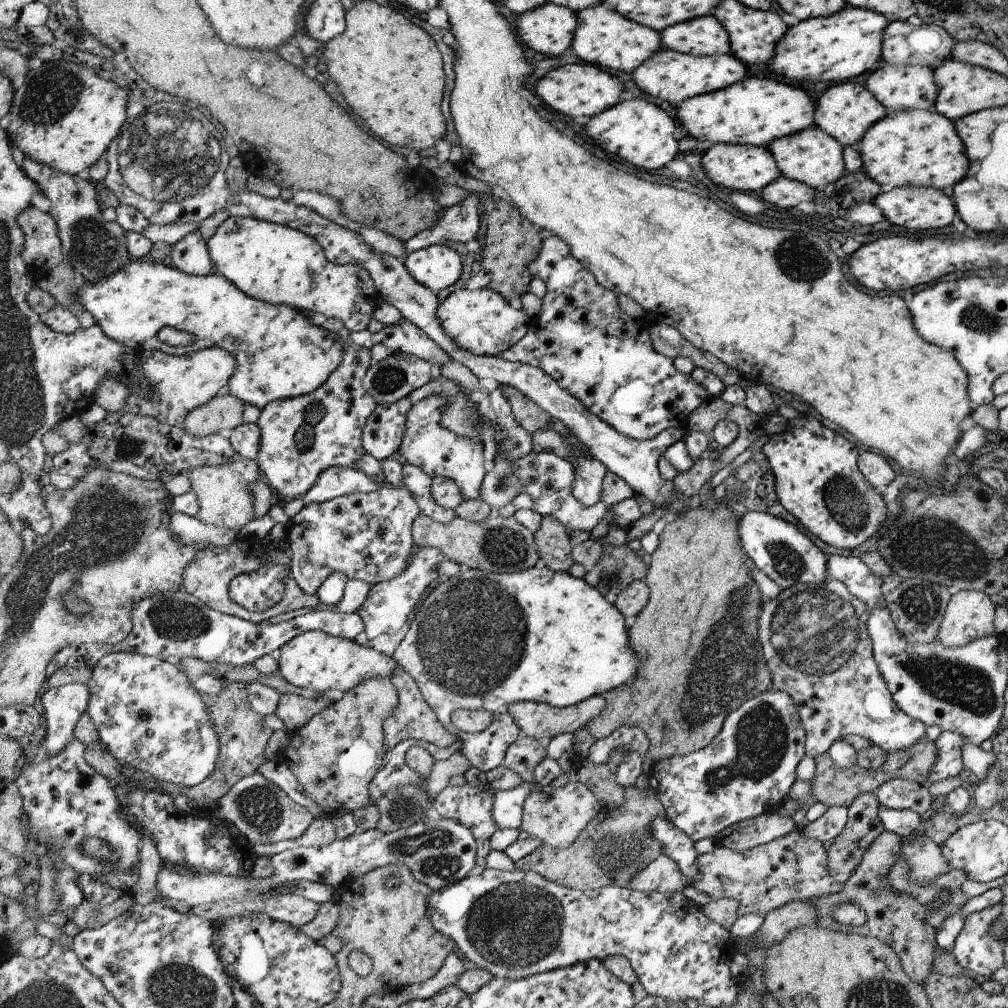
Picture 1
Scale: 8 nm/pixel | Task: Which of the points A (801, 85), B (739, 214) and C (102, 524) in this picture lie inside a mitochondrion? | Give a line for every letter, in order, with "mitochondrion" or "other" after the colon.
A: other
B: other
C: mitochondrion

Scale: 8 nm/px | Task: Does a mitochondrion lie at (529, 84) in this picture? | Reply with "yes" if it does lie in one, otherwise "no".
no

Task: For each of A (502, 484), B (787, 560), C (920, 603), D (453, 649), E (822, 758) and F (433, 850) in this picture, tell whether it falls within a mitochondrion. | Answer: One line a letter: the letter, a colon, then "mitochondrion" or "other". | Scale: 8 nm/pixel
A: mitochondrion
B: mitochondrion
C: mitochondrion
D: mitochondrion
E: other
F: mitochondrion

